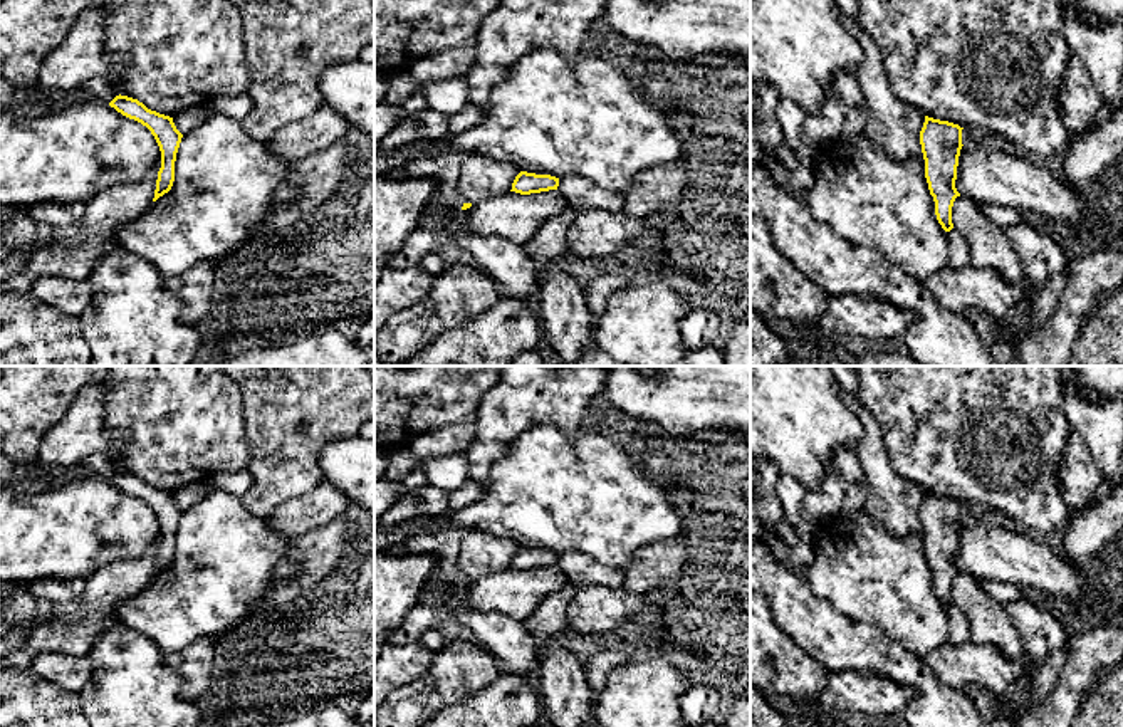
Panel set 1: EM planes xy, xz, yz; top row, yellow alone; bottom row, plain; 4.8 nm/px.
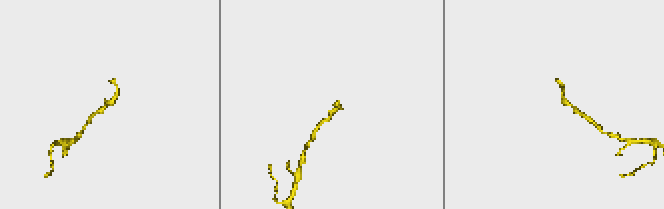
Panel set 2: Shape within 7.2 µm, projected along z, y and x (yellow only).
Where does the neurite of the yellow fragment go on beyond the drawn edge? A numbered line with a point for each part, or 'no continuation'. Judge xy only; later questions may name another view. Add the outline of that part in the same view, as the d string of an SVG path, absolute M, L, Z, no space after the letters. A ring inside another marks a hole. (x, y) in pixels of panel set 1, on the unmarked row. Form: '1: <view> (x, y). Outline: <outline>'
no continuation

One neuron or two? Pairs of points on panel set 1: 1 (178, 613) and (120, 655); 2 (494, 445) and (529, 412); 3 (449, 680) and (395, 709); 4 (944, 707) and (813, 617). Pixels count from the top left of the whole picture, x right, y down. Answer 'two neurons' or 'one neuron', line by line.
1: two neurons
2: one neuron
3: one neuron
4: one neuron

